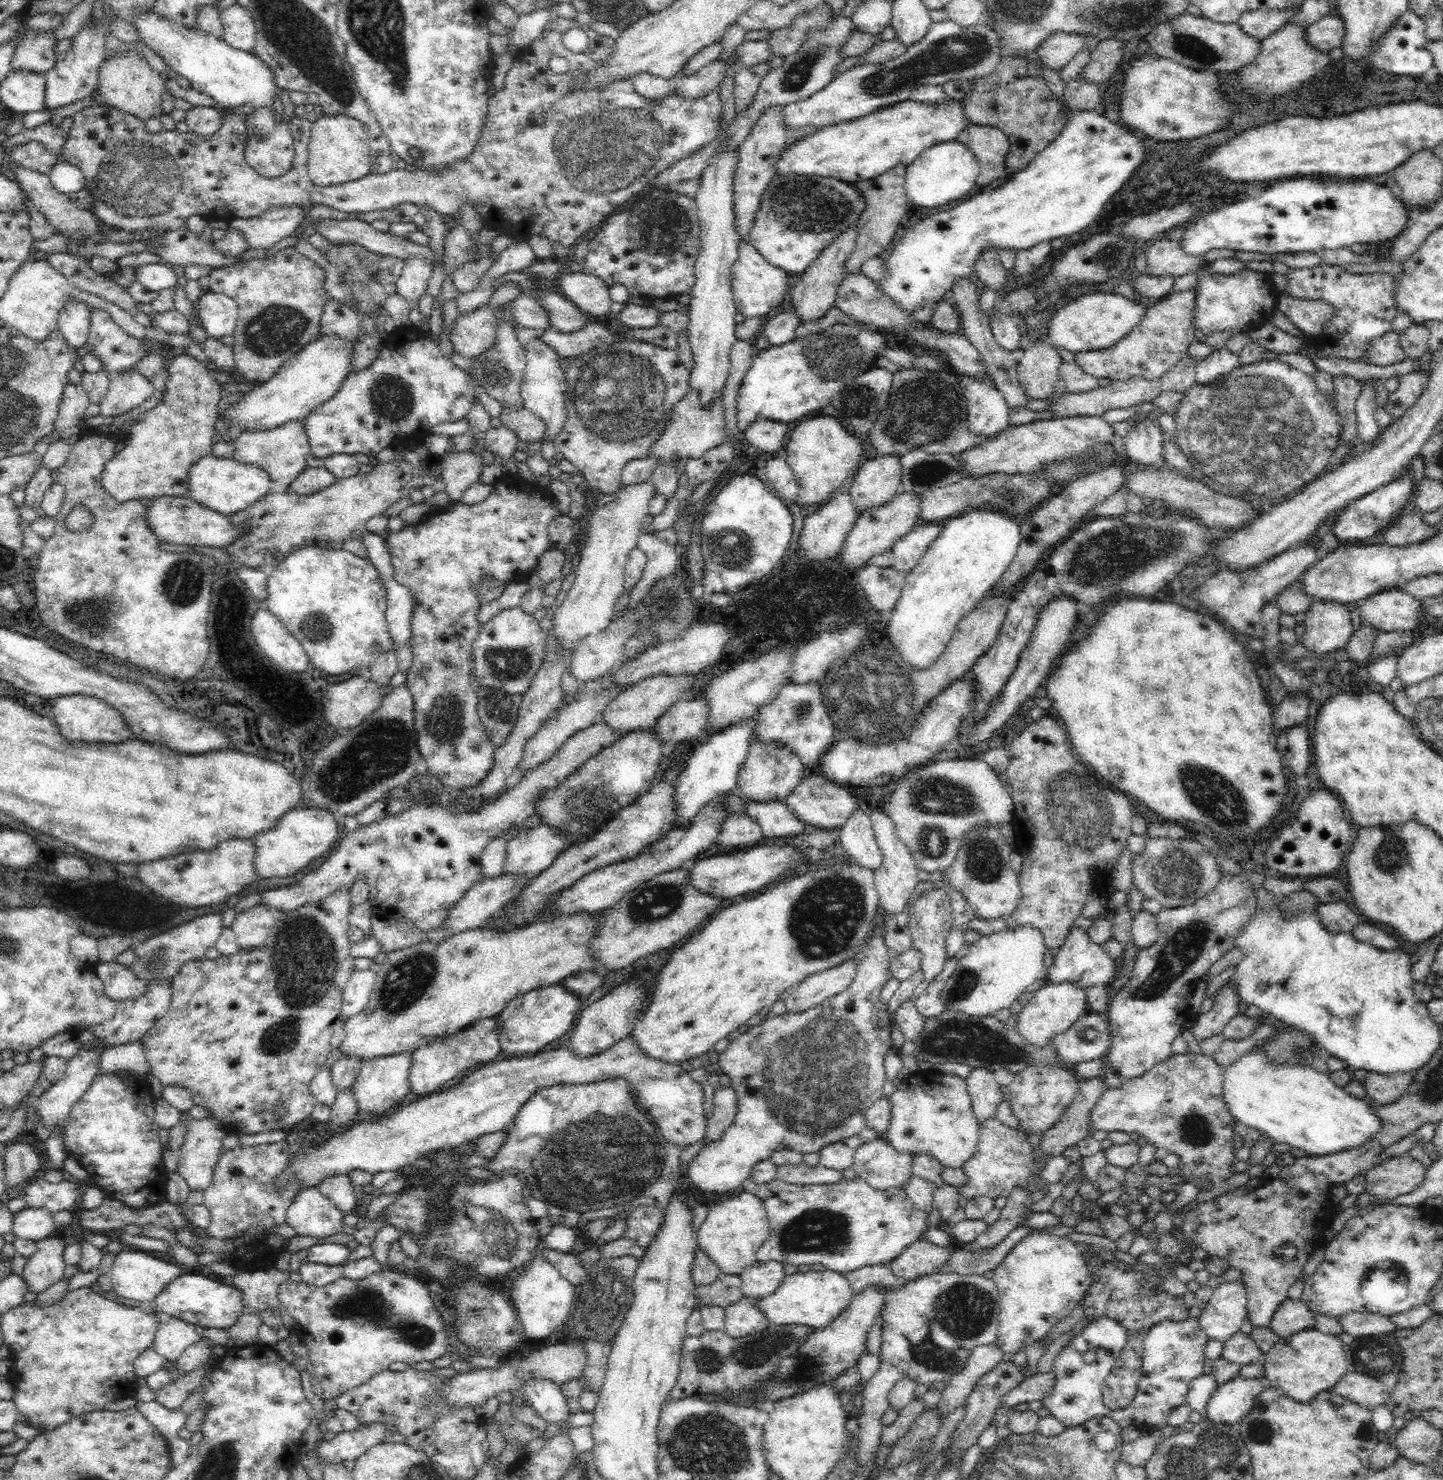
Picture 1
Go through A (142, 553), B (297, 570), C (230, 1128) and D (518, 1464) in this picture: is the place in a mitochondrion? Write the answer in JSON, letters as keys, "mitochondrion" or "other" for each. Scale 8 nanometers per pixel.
{"A":"other","B":"other","C":"other","D":"other"}

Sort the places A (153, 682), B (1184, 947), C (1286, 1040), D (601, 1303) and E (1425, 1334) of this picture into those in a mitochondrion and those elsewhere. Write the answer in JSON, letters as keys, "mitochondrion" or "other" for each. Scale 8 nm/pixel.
{"A":"other","B":"mitochondrion","C":"mitochondrion","D":"mitochondrion","E":"other"}

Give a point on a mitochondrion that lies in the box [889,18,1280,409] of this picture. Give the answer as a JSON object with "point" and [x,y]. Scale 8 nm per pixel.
{"point":[1192,47]}

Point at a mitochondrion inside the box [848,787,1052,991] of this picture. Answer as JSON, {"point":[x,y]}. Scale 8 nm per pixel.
{"point":[984,862]}

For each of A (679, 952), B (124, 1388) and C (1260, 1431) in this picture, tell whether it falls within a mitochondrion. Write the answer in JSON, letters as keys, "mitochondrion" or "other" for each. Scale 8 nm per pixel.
{"A":"other","B":"other","C":"mitochondrion"}

